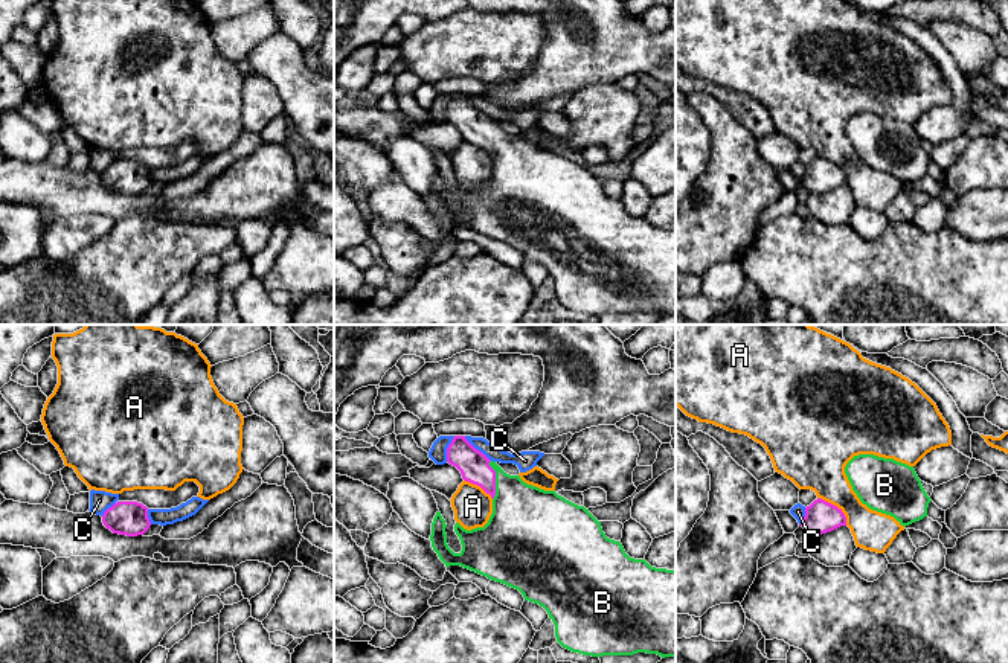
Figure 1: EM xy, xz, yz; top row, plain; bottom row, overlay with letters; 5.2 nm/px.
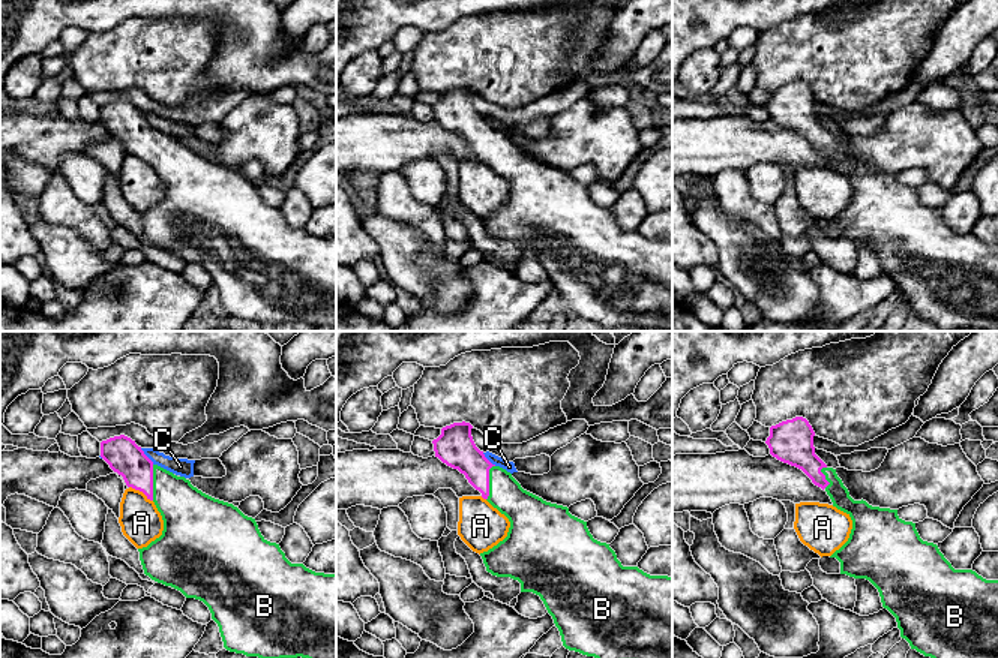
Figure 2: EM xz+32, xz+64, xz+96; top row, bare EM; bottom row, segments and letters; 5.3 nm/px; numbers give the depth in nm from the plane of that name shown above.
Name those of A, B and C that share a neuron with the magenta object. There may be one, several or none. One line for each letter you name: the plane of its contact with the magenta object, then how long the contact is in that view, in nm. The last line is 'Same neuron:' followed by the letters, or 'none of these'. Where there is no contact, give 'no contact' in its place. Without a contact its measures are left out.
B: meets magenta in xz; contact 200 nm long
Same neuron: B

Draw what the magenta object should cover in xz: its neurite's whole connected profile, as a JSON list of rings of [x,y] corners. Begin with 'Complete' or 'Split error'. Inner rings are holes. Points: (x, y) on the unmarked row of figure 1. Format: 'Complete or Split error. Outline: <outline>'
Split error. Outline: [[[465,94],[453,96],[447,120],[461,130],[465,140],[491,154],[493,172],[483,186],[467,189],[454,183],[462,203],[462,209],[454,212],[447,203],[445,178],[436,171],[430,200],[445,226],[461,224],[518,248],[525,259],[547,270],[557,300],[572,311],[676,315],[676,229],[630,216],[619,200],[605,195],[601,180],[589,168],[555,149],[528,143],[520,134],[506,133]]]

